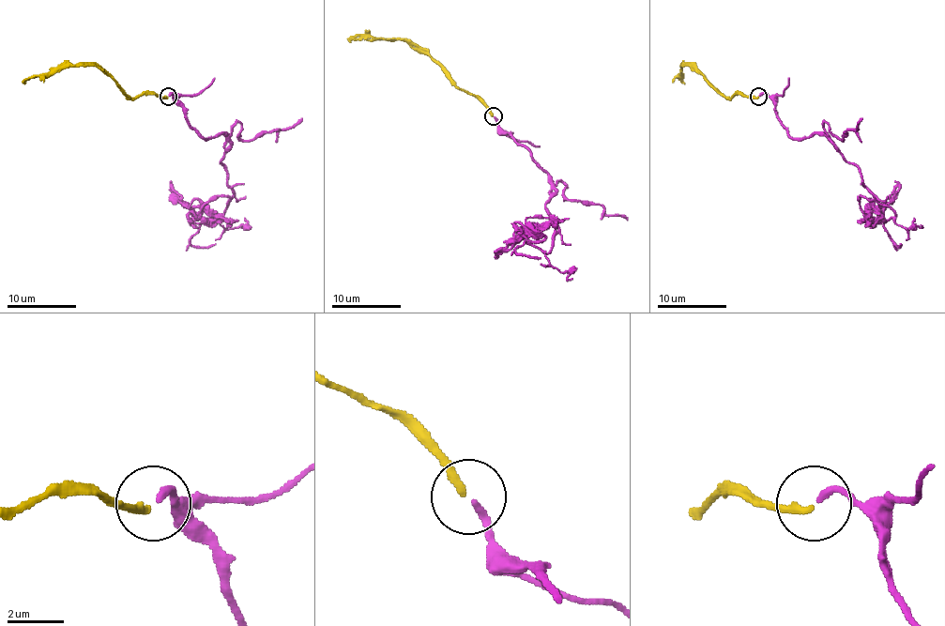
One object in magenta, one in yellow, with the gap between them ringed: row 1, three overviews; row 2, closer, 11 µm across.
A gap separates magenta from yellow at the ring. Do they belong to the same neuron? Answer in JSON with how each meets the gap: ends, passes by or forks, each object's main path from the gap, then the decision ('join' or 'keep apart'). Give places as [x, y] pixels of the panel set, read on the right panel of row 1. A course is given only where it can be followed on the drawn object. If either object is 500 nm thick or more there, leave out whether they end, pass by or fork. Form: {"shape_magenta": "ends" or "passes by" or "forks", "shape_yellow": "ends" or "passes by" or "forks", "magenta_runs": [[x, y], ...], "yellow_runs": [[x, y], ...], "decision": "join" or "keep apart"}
{"shape_magenta": "ends", "shape_yellow": "ends", "magenta_runs": [[759, 95], [790, 136], [827, 136], [852, 162], [873, 195], [859, 196], [869, 217], [891, 202], [895, 181]], "yellow_runs": [[757, 97], [737, 94], [725, 97], [696, 68], [687, 66], [680, 66], [682, 83]], "decision": "join"}

